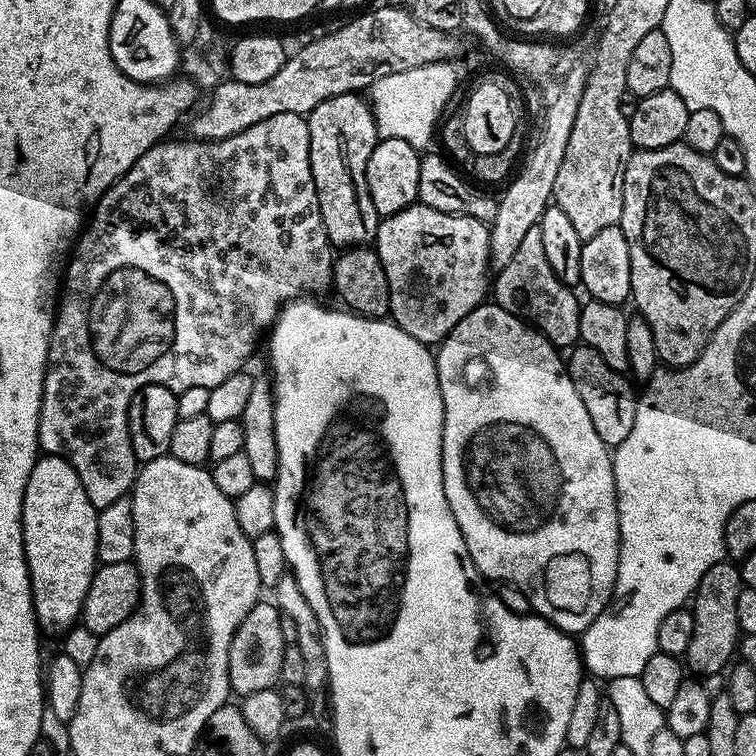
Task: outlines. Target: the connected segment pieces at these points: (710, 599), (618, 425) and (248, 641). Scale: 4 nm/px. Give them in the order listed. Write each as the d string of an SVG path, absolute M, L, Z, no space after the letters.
M721 562L710 566L710 570L702 574L702 582L698 582L694 603L691 605L694 638L690 638L686 664L691 671L693 668L694 671L701 672L701 674L696 673L701 677L712 676L720 671L723 673L737 655L738 637L741 635L738 626L738 594L741 587L740 569L732 562Z
M583 342L577 343L567 353L566 367L574 382L574 390L578 390L578 398L582 398L582 406L586 406L586 414L590 414L590 422L594 422L598 438L609 446L626 442L626 438L630 438L630 430L634 430L636 417L638 392L632 389L633 381L625 373L606 366L606 358Z
M256 603L250 614L242 618L230 642L228 687L240 698L254 694L254 690L276 688L281 683L282 654L286 647L282 638L282 613L275 603L264 603Z

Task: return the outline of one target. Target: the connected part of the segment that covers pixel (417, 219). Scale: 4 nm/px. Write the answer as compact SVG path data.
M414 203L401 212L381 219L374 247L386 270L386 282L390 282L390 319L410 338L420 344L439 345L477 306L485 303L490 292L490 242L489 225L473 216L458 216L455 212L434 210L422 203Z

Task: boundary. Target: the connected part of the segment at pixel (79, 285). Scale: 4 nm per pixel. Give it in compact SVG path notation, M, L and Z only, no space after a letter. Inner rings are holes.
M274 114L274 118L266 118L266 122L258 122L225 140L170 139L146 150L146 154L142 154L142 158L138 158L138 162L134 162L126 174L119 176L104 191L91 209L86 227L75 241L62 276L62 291L52 321L52 339L48 341L48 368L44 371L38 444L45 453L59 454L70 461L86 490L86 498L90 498L98 510L125 499L136 483L138 461L128 432L128 410L132 396L140 388L147 384L160 384L178 394L190 386L204 386L206 389L218 386L231 373L241 371L246 366L244 364L251 356L259 334L271 329L284 304L303 296L321 295L320 292L329 291L332 285L336 256L318 206L318 190L314 186L310 166L310 130L305 117ZM223 168L228 168L228 204L219 204L212 197L212 179Z

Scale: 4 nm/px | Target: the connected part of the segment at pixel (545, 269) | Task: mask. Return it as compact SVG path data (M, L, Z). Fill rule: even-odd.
M538 226L522 237L514 258L510 258L510 263L498 269L494 276L494 303L535 328L558 350L571 349L580 340L582 304L576 301L572 292L575 291L550 270L546 250L542 247L542 230Z

